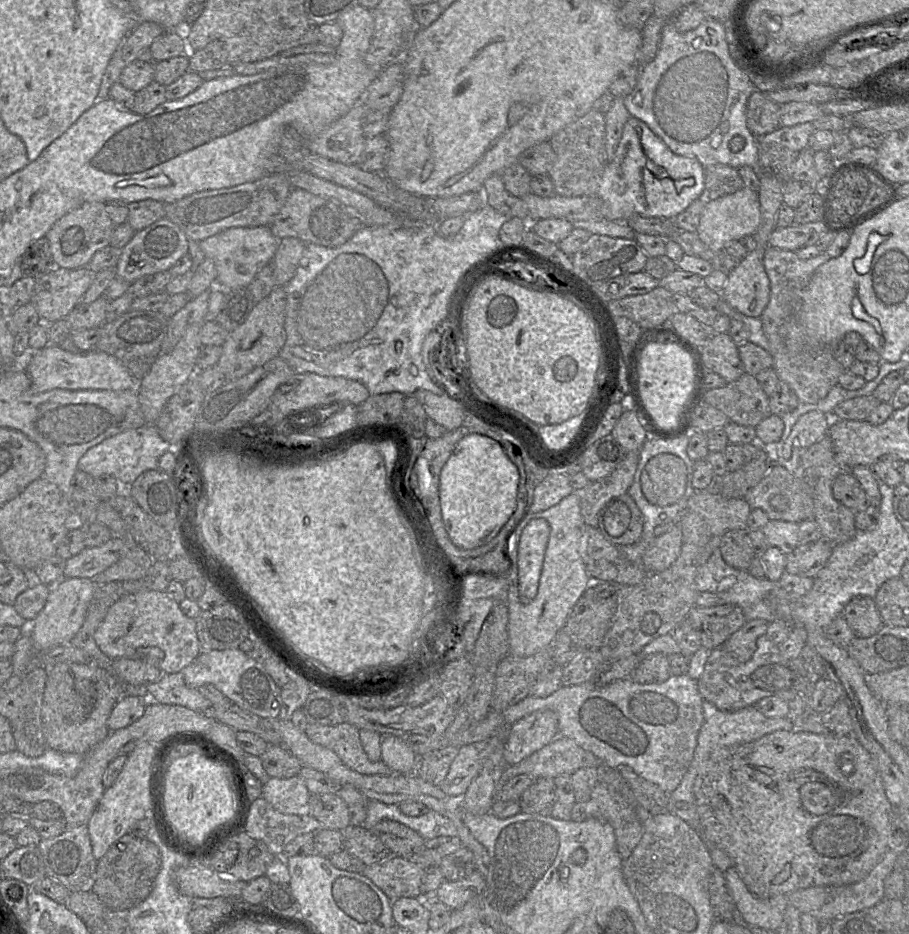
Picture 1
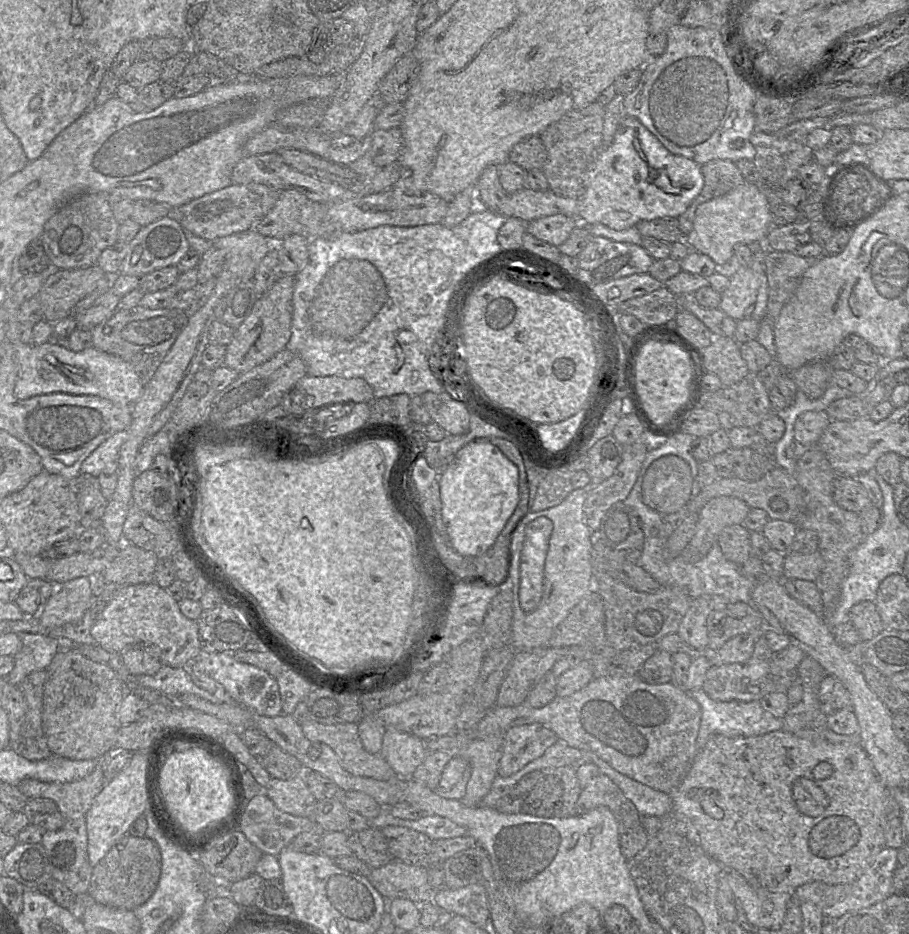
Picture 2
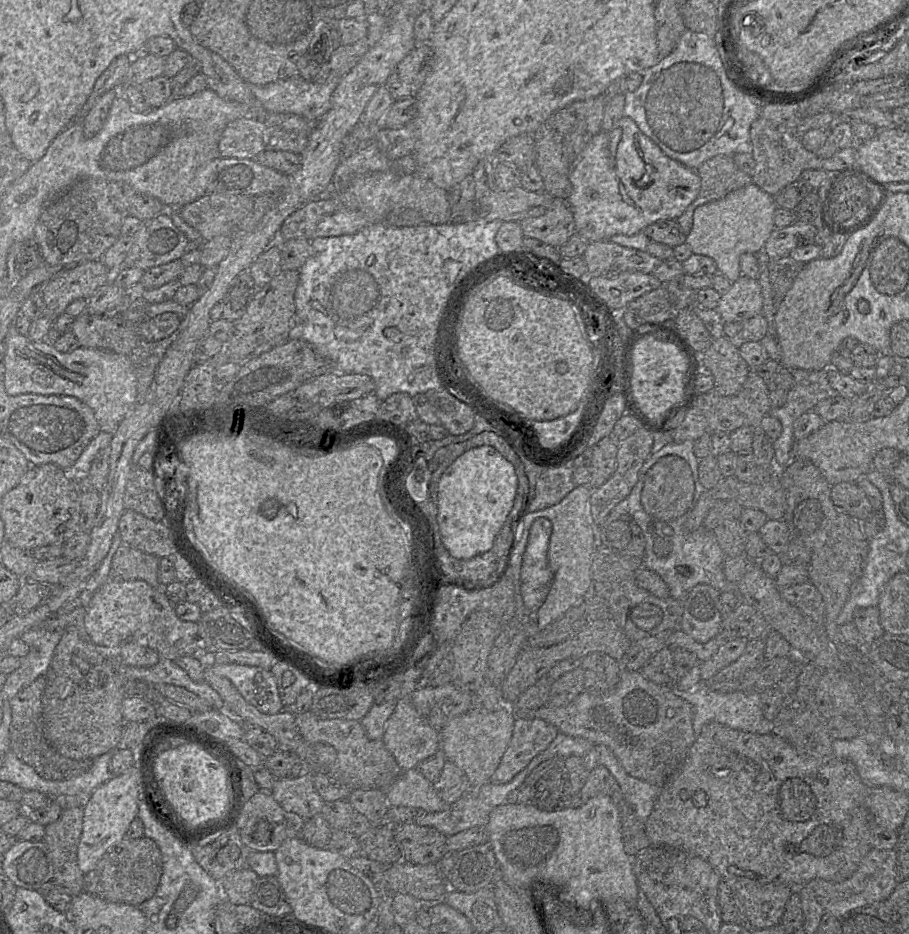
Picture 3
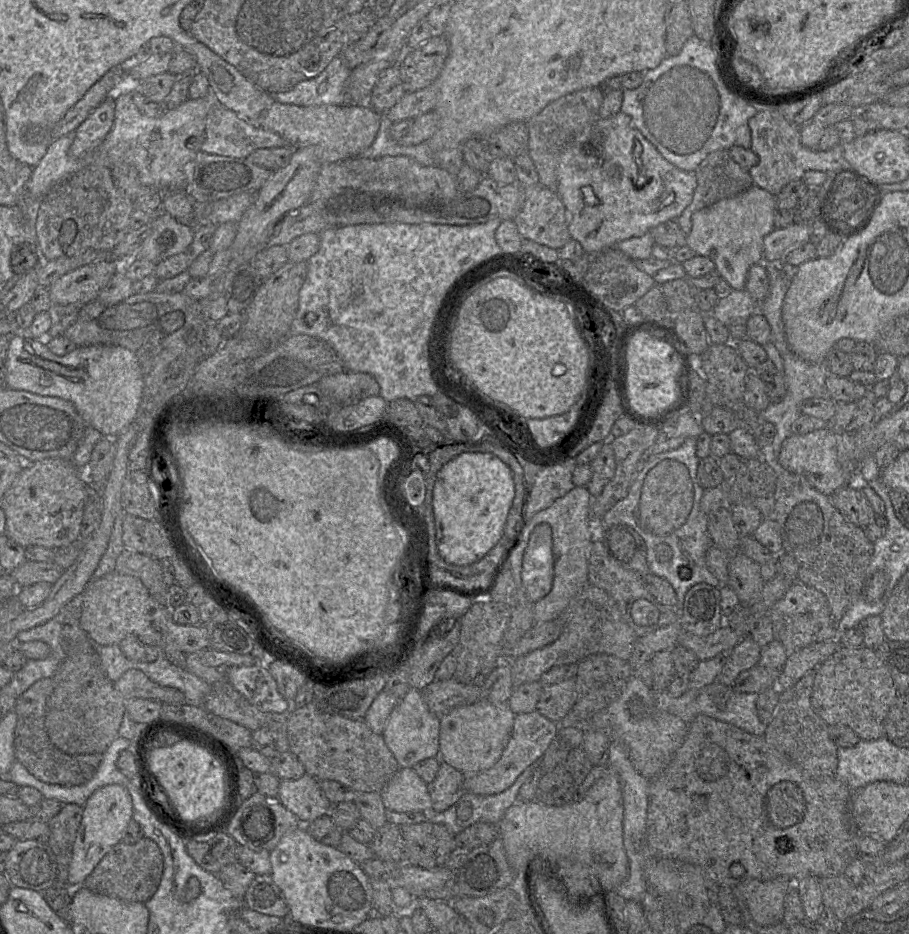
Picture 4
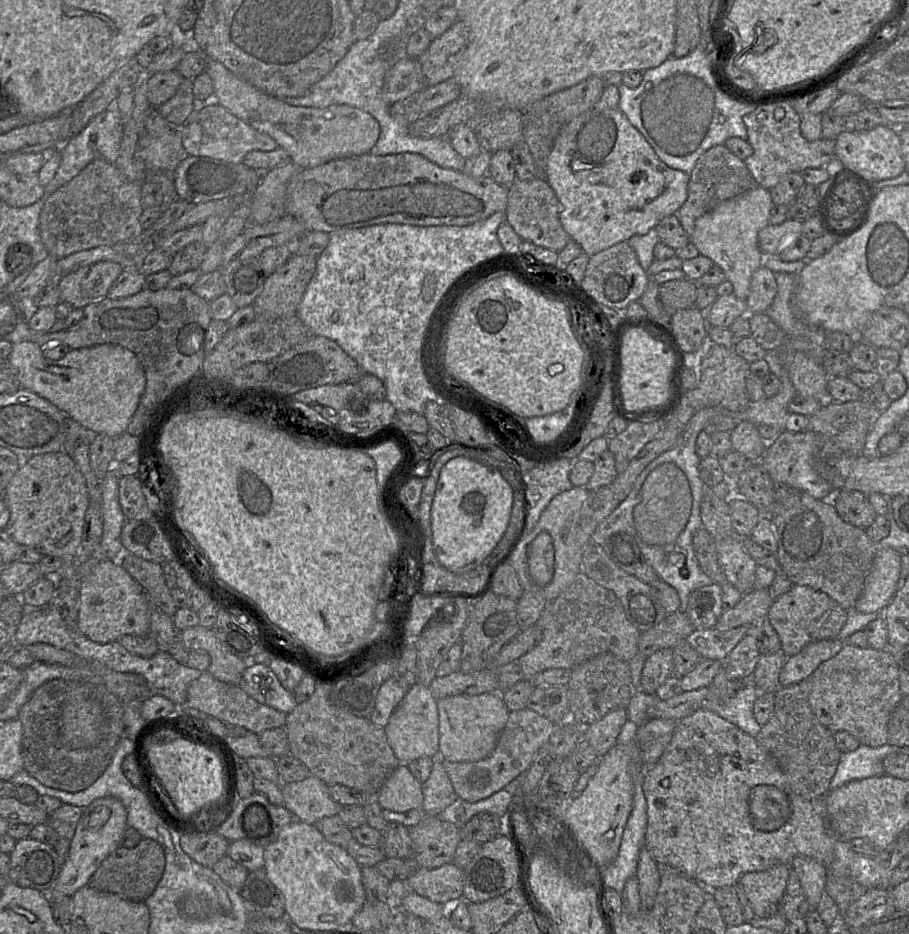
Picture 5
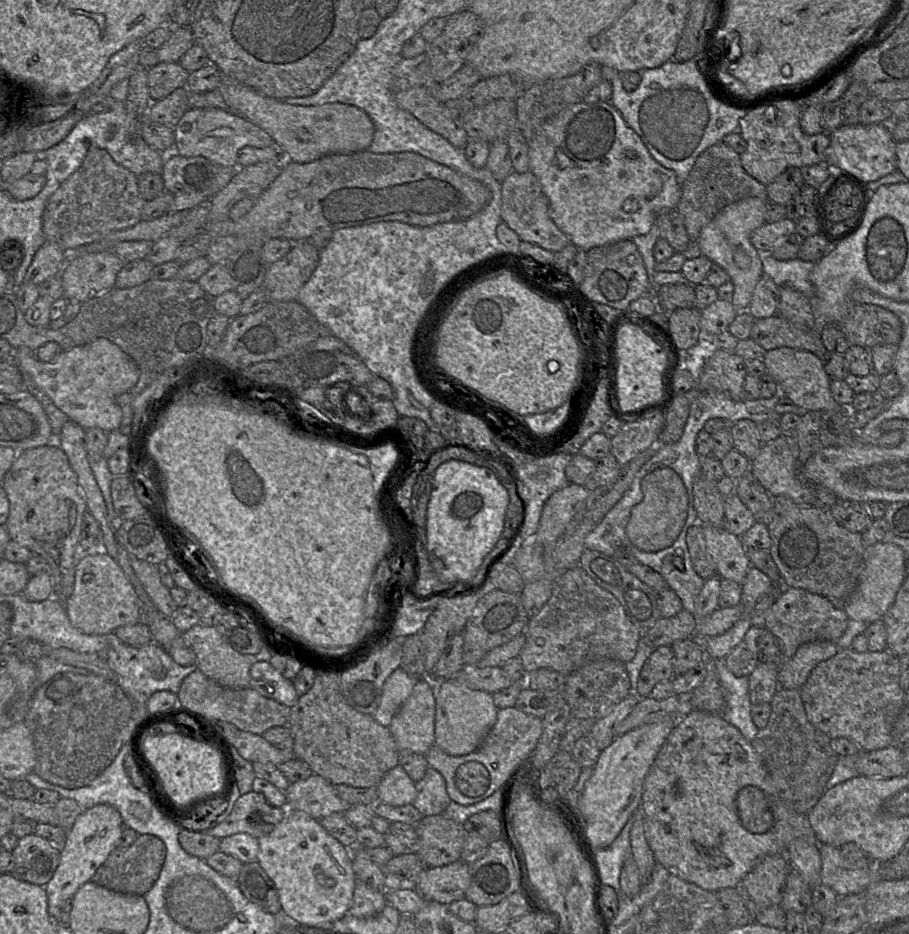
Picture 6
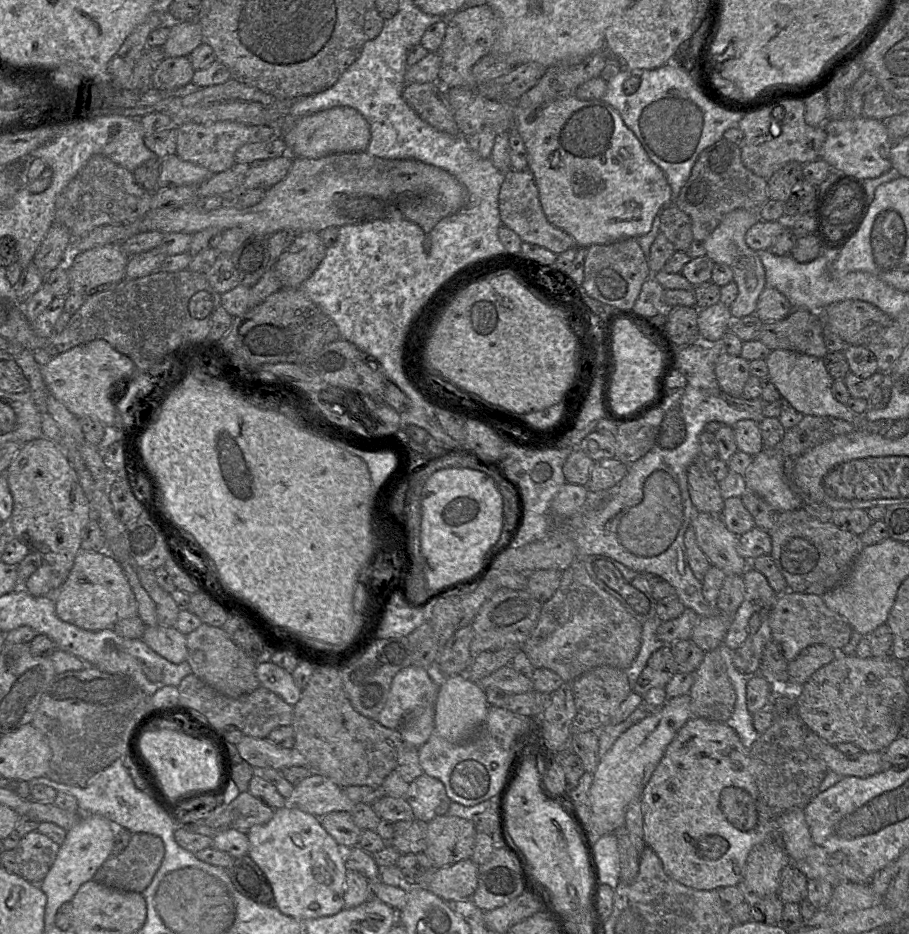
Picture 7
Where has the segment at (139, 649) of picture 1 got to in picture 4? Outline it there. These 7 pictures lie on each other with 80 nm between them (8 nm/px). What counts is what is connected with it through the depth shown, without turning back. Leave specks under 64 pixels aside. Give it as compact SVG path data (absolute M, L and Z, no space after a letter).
M122 508L122 511L115 518L107 549L94 571L91 582L79 597L79 615L82 629L94 645L119 645L125 637L134 636L147 645L157 646L161 649L162 647L177 647L185 654L202 653L209 648L208 634L204 624L181 625L176 623L172 616L171 607L156 601L139 578L115 571L117 558L125 548L122 540L124 514Z

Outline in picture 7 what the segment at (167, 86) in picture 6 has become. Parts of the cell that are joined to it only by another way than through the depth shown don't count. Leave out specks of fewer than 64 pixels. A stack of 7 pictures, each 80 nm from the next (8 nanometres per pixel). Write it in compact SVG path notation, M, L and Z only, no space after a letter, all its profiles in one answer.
M187 56L166 57L156 64L152 76L152 89L171 91L190 83L195 69Z

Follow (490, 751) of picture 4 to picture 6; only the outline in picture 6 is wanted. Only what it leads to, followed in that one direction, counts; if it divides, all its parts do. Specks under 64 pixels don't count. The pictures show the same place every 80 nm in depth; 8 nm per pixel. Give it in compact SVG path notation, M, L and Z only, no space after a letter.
M456 678L433 681L436 685L435 745L452 756L476 751L497 720L492 694L473 690Z

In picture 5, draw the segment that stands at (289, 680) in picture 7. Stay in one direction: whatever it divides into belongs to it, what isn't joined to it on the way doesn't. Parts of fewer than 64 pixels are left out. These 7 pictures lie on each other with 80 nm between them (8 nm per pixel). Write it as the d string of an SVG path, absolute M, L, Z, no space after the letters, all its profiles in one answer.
M247 662L239 686L260 704L286 714L291 712L297 704L293 691L286 689L265 664Z

